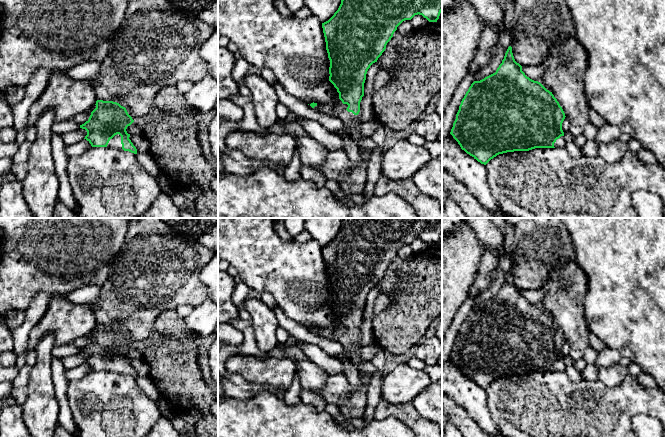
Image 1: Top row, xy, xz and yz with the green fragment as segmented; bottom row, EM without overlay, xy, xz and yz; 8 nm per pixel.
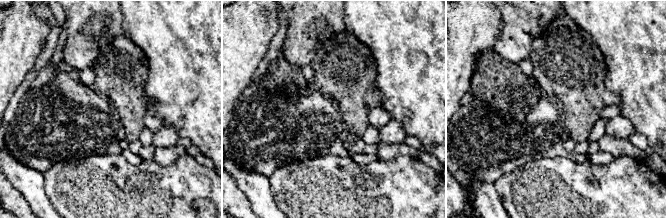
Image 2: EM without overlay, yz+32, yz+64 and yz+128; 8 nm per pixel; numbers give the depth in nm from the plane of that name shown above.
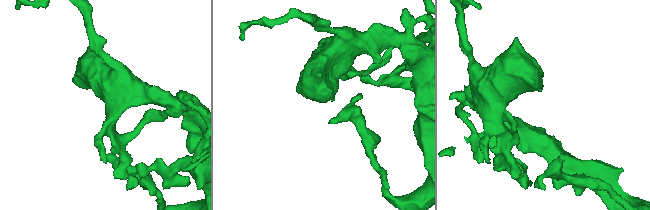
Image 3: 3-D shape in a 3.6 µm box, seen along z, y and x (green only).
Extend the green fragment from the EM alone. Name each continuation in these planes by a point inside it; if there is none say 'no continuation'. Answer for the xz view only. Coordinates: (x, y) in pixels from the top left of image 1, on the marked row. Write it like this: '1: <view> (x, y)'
1: xz (349, 119)

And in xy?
1: xy (115, 142)

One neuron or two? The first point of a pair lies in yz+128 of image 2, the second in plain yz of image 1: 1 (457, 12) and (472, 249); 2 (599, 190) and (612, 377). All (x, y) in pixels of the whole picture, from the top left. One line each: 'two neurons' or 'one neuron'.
1: one neuron
2: two neurons

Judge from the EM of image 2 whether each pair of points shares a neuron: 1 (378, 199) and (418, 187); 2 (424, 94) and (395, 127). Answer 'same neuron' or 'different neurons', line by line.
1: same neuron
2: different neurons

